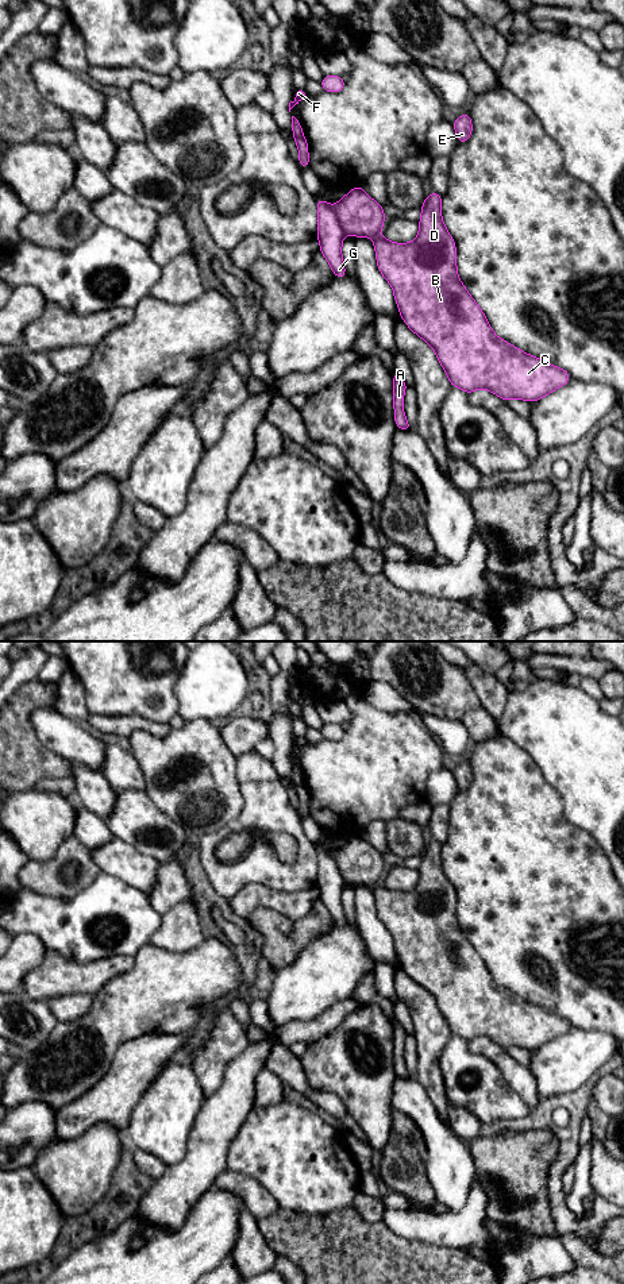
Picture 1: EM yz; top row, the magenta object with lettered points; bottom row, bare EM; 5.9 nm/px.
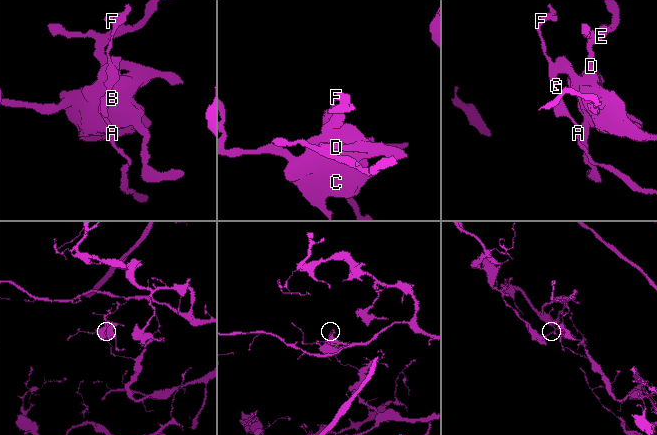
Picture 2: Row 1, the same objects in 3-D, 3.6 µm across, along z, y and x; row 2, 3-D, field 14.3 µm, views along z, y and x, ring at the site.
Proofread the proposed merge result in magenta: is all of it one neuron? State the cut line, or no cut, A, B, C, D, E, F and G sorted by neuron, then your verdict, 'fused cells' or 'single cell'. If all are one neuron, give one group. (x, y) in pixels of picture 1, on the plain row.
cut in yz along (332, 855), (345, 880); A F G / B C D E; fused cells

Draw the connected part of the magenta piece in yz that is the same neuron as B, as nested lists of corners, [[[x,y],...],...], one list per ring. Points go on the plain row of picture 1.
[[[362,834],[353,836],[334,853],[334,859],[344,882],[374,887],[377,914],[393,936],[401,967],[435,998],[451,1034],[467,1042],[488,1037],[504,1049],[519,1046],[534,1050],[571,1027],[566,1018],[496,984],[485,961],[458,925],[455,890],[442,868],[442,842],[432,840],[424,847],[420,878],[412,891],[393,891],[380,883],[385,870],[384,855]]]

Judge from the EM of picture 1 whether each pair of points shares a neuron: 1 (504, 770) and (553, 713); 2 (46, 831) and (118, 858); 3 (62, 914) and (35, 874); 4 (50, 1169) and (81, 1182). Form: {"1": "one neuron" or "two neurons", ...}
{"1": "two neurons", "2": "two neurons", "3": "two neurons", "4": "one neuron"}

